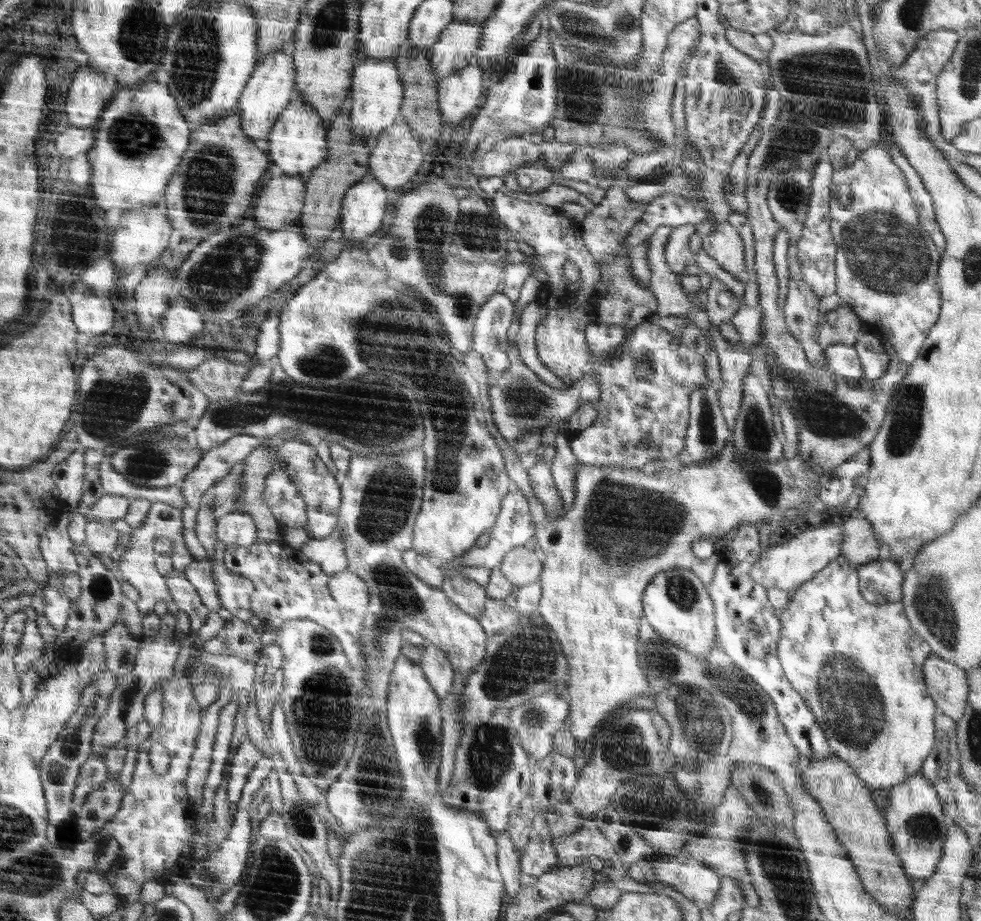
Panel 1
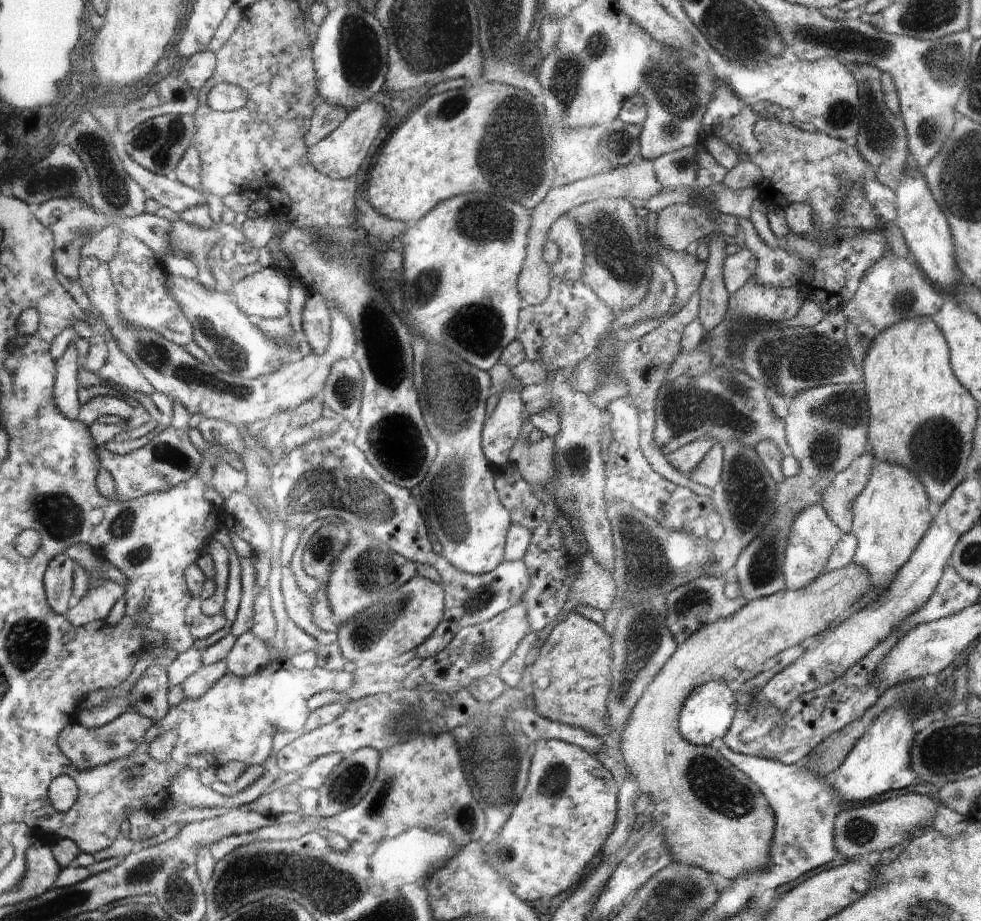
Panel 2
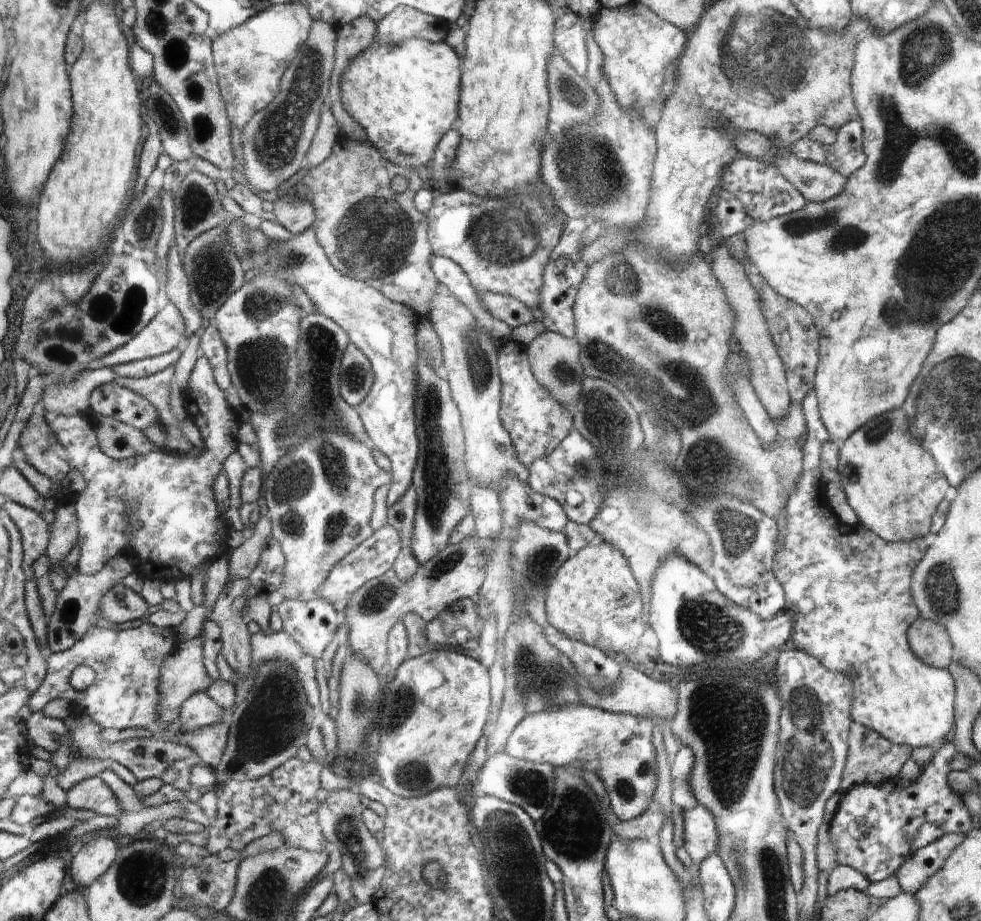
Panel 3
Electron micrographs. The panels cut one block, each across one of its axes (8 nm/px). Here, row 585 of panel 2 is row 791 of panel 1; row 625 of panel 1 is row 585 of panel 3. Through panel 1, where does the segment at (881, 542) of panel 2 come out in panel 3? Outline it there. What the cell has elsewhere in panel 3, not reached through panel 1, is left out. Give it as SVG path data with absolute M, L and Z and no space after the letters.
M810 392L804 398L801 404L802 412L806 421L806 434L804 440L804 472L802 473L801 481L798 486L794 488L794 492L790 494L789 502L786 505L786 534L784 540L779 544L778 552L774 556L774 566L772 572L781 582L783 591L786 592L786 610L794 617L794 642L792 647L798 650L805 650L809 655L819 659L826 667L834 672L844 673L848 670L846 676L855 684L854 691L853 721L862 726L869 727L870 730L876 730L878 734L884 735L890 742L911 746L912 748L928 746L934 747L935 750L944 745L947 741L948 734L954 726L954 681L953 676L950 676L948 669L940 669L936 666L930 666L929 663L922 662L917 658L908 640L908 630L912 623L920 616L921 611L918 610L917 602L912 594L913 573L917 565L924 560L925 553L929 550L929 538L914 538L914 540L906 540L902 542L886 542L885 539L880 538L874 534L866 526L859 529L852 526L846 526L844 522L838 520L832 508L829 505L829 498L827 495L827 480L822 476L820 471L820 455L823 444L834 440L833 435L830 434L829 428L822 422L820 407L818 406L818 396L814 392Z

